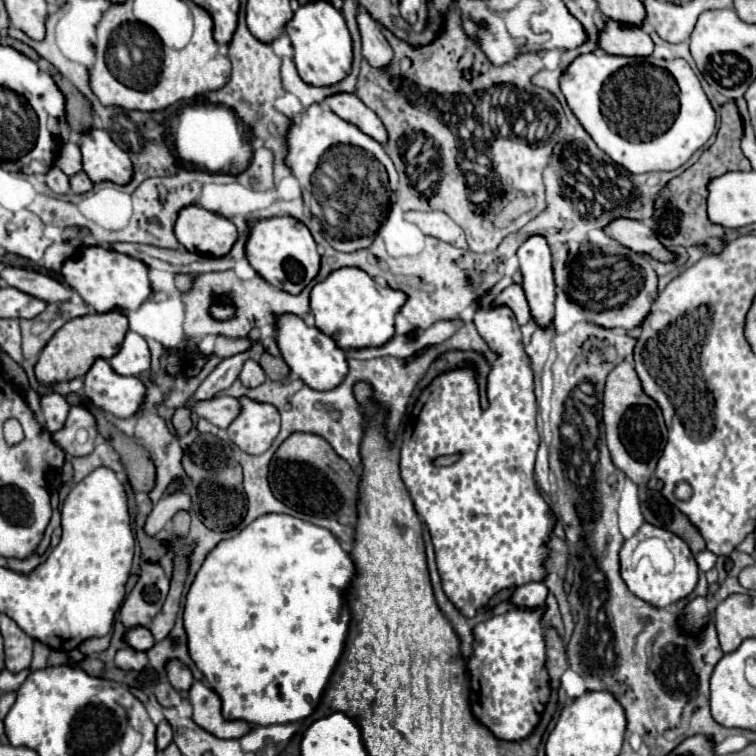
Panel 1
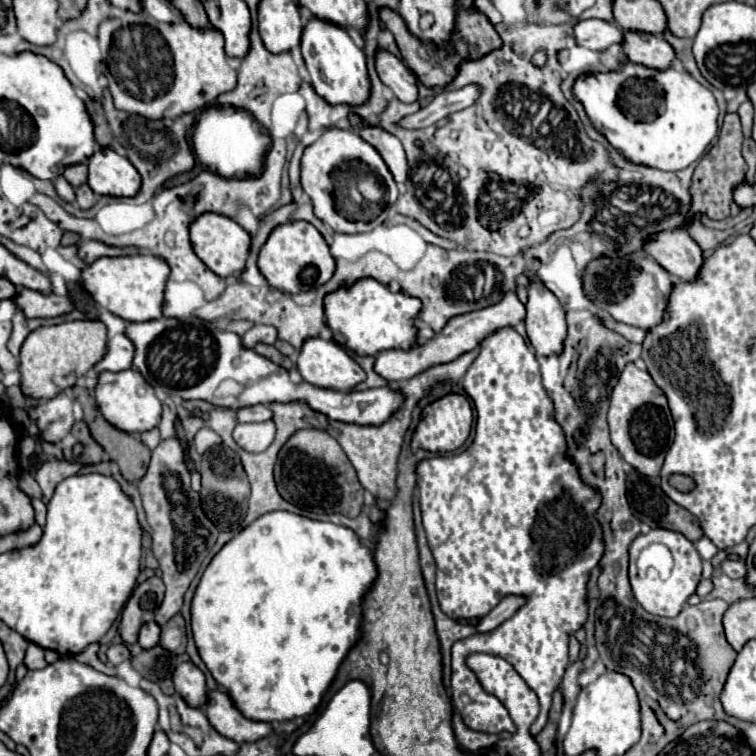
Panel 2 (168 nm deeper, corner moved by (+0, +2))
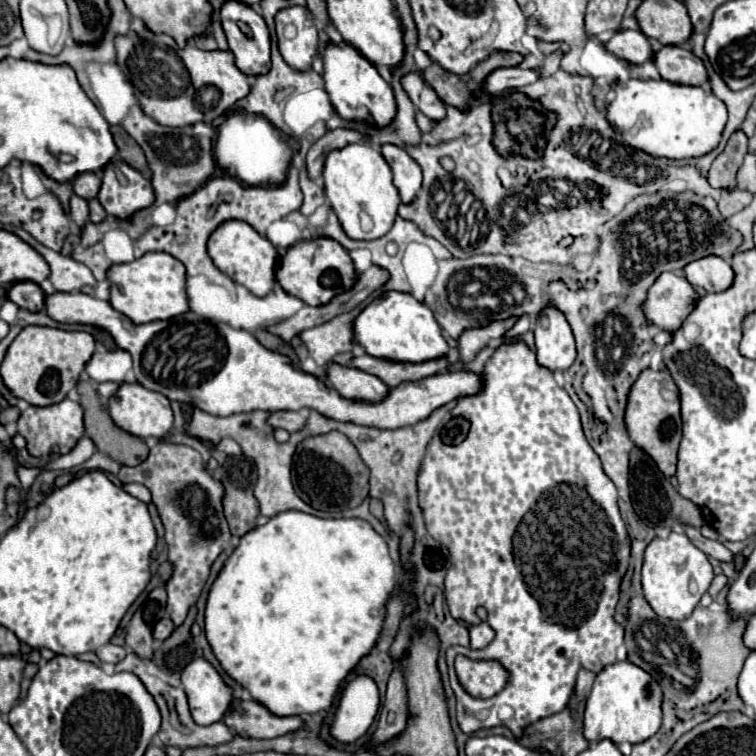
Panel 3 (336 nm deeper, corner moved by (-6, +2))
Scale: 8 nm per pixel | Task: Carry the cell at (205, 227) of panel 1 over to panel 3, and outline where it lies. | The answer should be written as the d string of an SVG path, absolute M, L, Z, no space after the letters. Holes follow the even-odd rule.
M229 220L229 222L221 224L209 238L209 256L223 274L227 274L237 284L241 282L253 296L263 298L273 292L279 252L265 236L261 236L257 230L253 230L247 222Z

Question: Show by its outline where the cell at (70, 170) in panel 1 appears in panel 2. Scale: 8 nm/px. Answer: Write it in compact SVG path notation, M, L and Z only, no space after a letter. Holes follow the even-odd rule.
M71 164L69 168L65 168L63 176L71 186L81 186L87 182L87 164Z

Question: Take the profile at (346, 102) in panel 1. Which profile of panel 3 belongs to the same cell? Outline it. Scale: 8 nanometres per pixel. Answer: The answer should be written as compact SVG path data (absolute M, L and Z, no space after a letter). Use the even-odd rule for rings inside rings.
M391 144L383 146L381 154L385 156L387 164L393 170L393 184L399 190L401 202L411 204L415 200L415 196L421 188L421 180L423 180L419 164L403 148L397 148Z

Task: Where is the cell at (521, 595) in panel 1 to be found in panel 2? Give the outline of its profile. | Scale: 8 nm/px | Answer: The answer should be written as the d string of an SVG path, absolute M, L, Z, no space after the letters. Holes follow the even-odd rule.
M515 594L505 596L487 616L481 618L481 622L477 624L477 632L489 632L497 628L501 622L511 618L525 602L527 602L527 596L515 596Z

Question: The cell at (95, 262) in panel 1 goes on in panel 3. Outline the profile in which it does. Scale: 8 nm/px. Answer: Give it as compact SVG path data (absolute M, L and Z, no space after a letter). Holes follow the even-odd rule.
M147 252L129 264L117 264L107 272L107 278L111 282L111 306L125 314L133 324L169 320L189 310L185 268L167 252Z

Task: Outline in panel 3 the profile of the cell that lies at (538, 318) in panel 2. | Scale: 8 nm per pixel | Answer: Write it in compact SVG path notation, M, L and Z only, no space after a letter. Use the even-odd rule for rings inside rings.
M545 308L535 326L537 362L551 372L567 370L575 362L575 340L565 316L555 308Z

